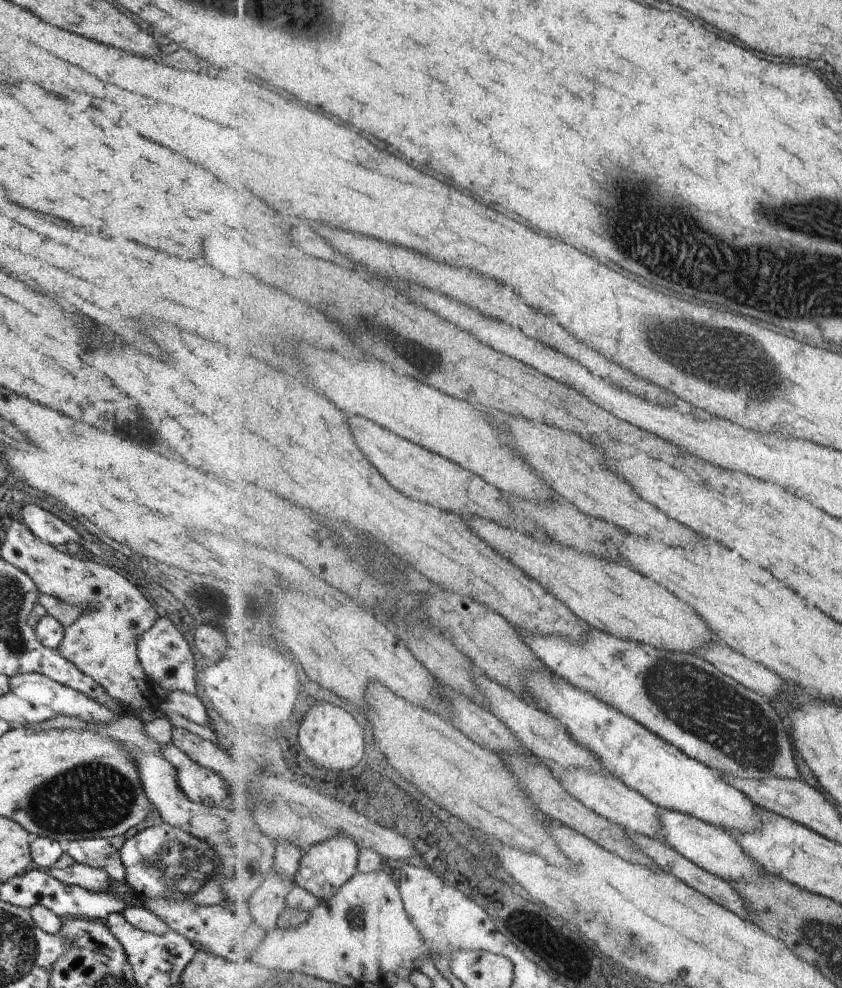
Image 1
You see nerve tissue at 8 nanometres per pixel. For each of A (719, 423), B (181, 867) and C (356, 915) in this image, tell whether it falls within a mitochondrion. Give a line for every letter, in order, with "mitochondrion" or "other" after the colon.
A: other
B: mitochondrion
C: mitochondrion

